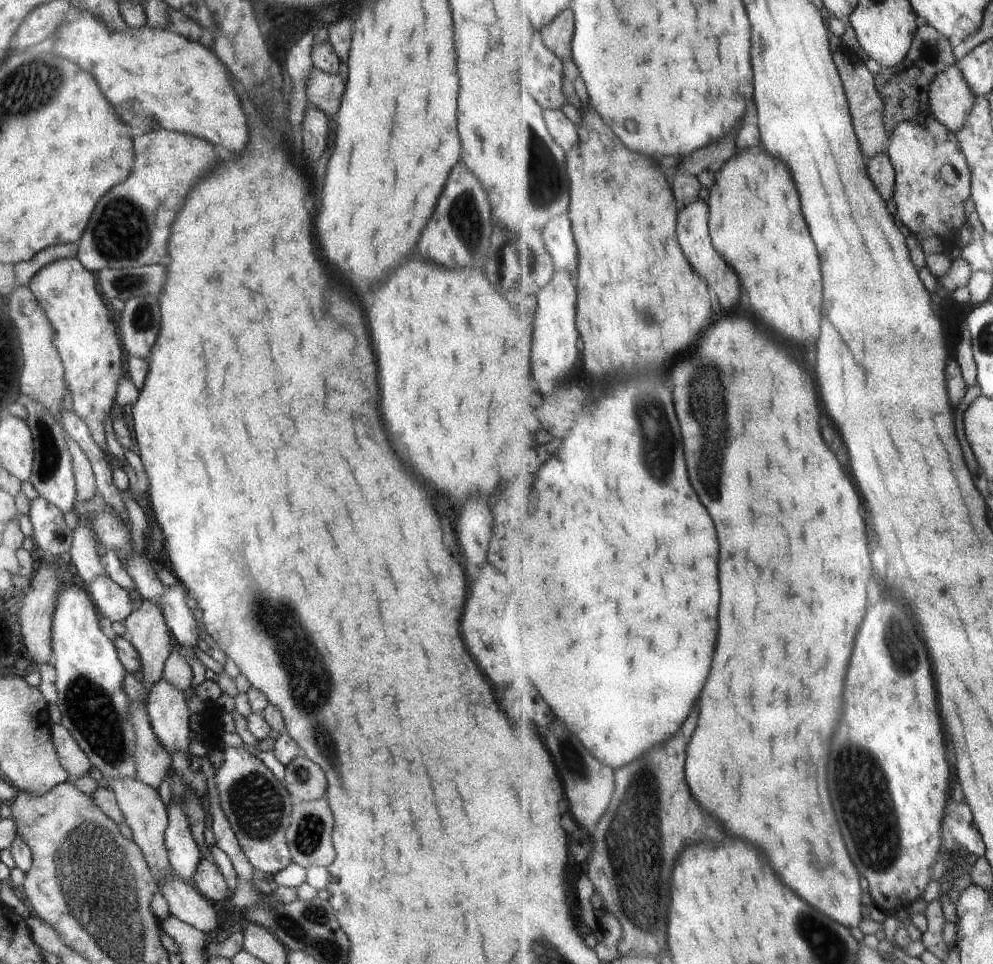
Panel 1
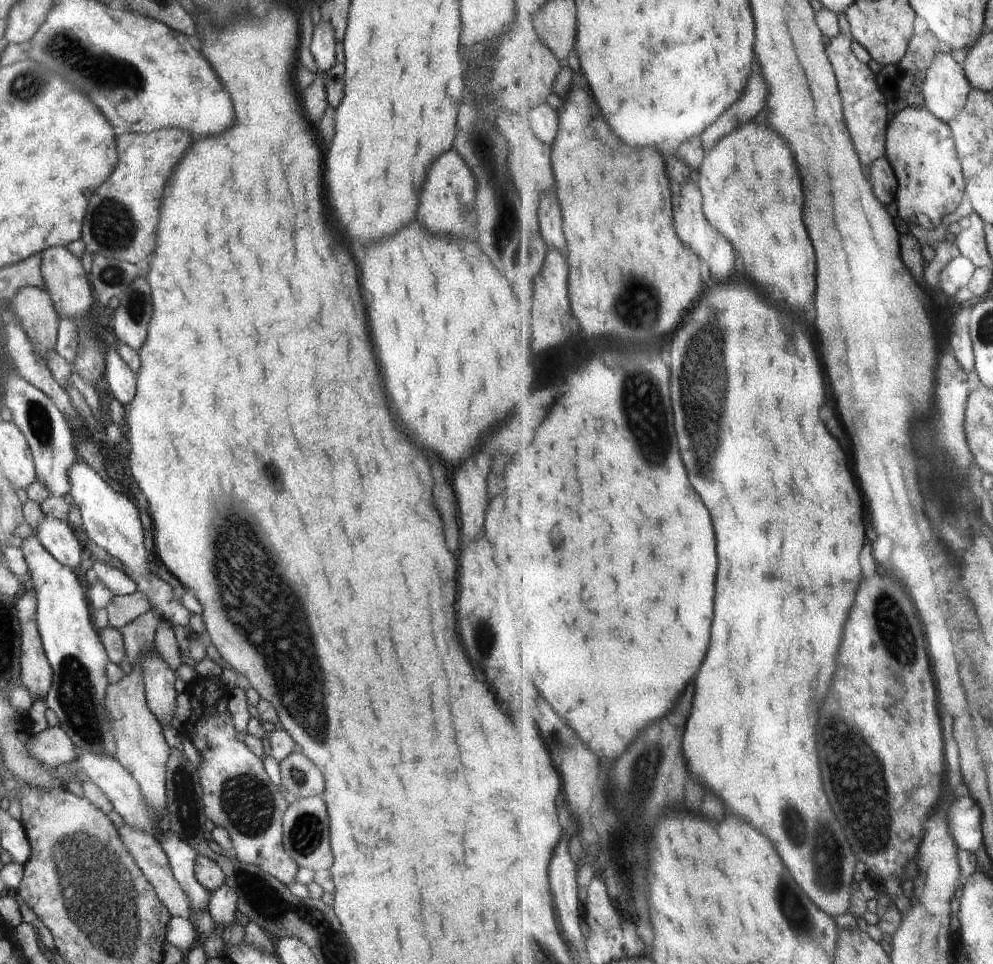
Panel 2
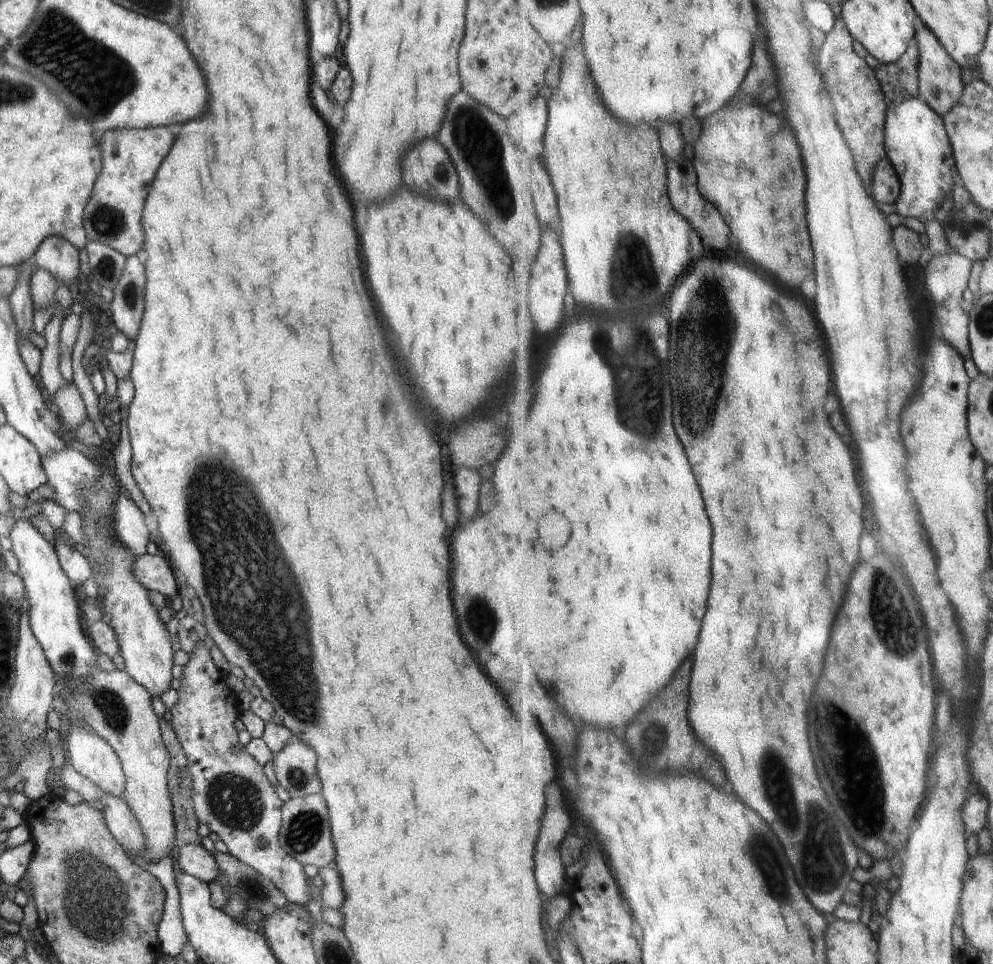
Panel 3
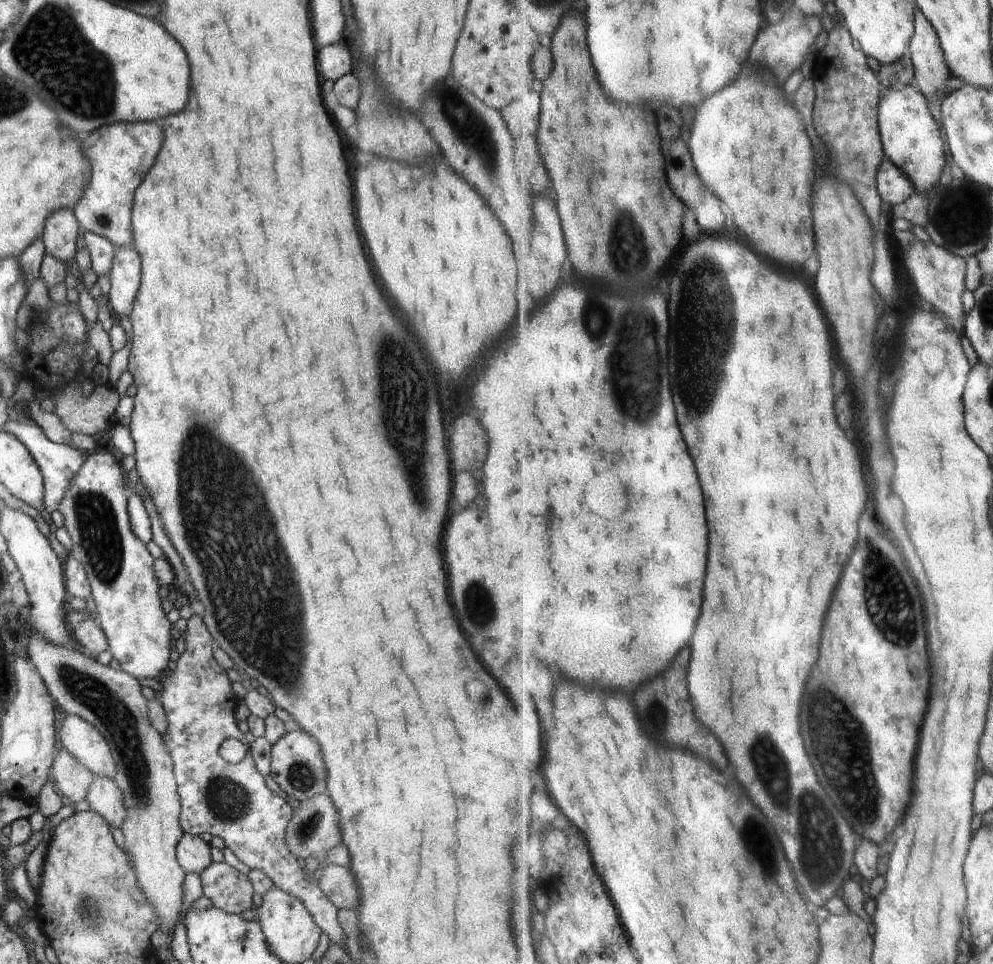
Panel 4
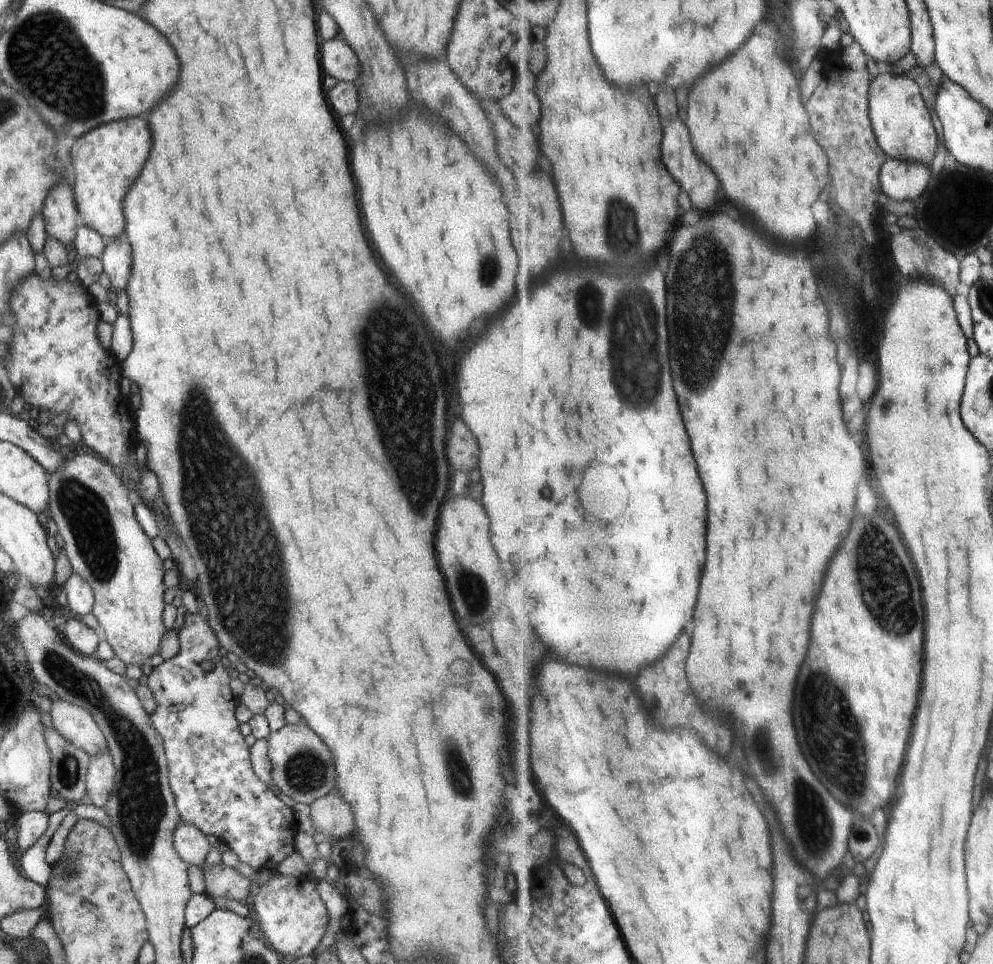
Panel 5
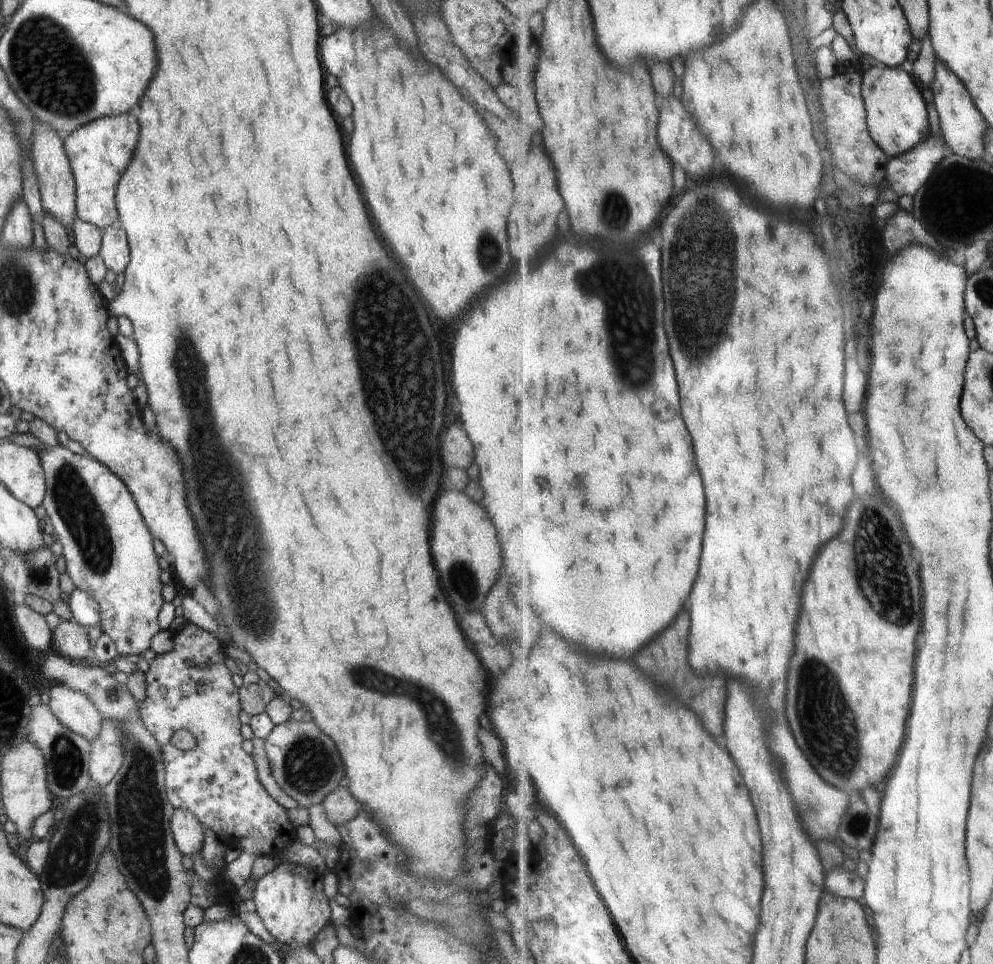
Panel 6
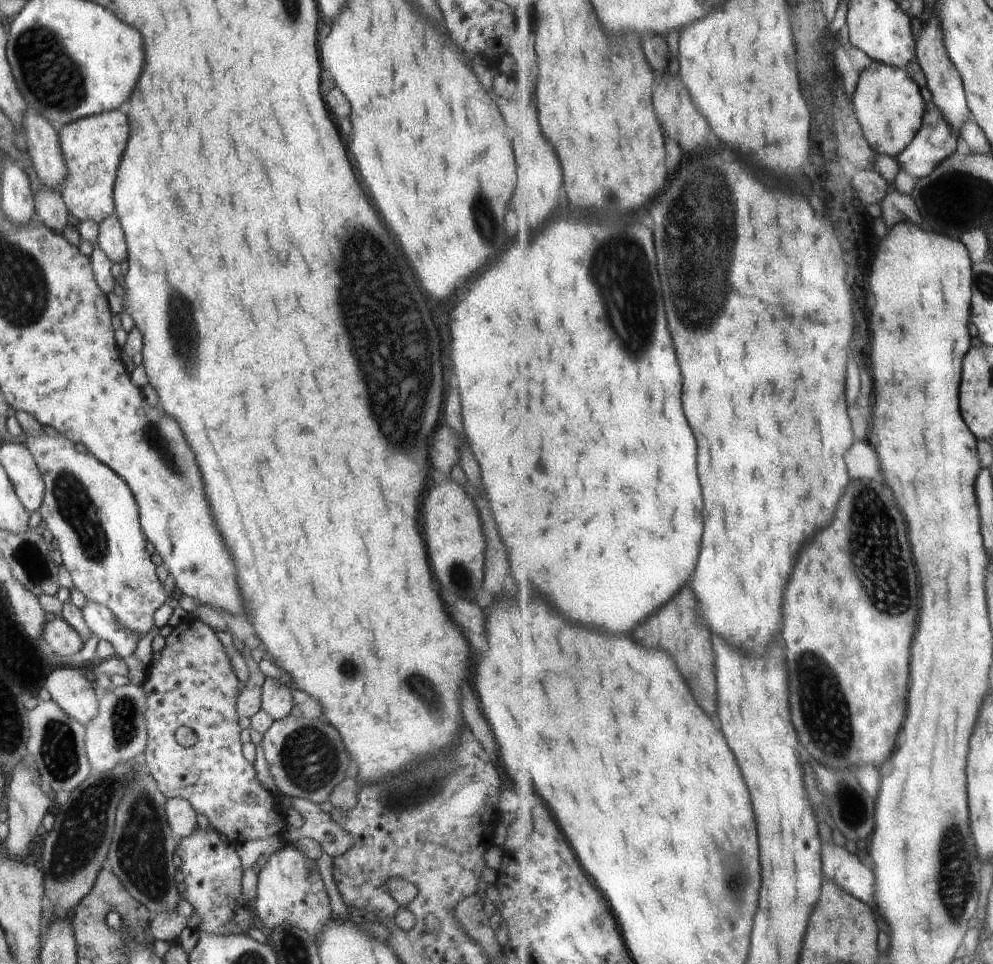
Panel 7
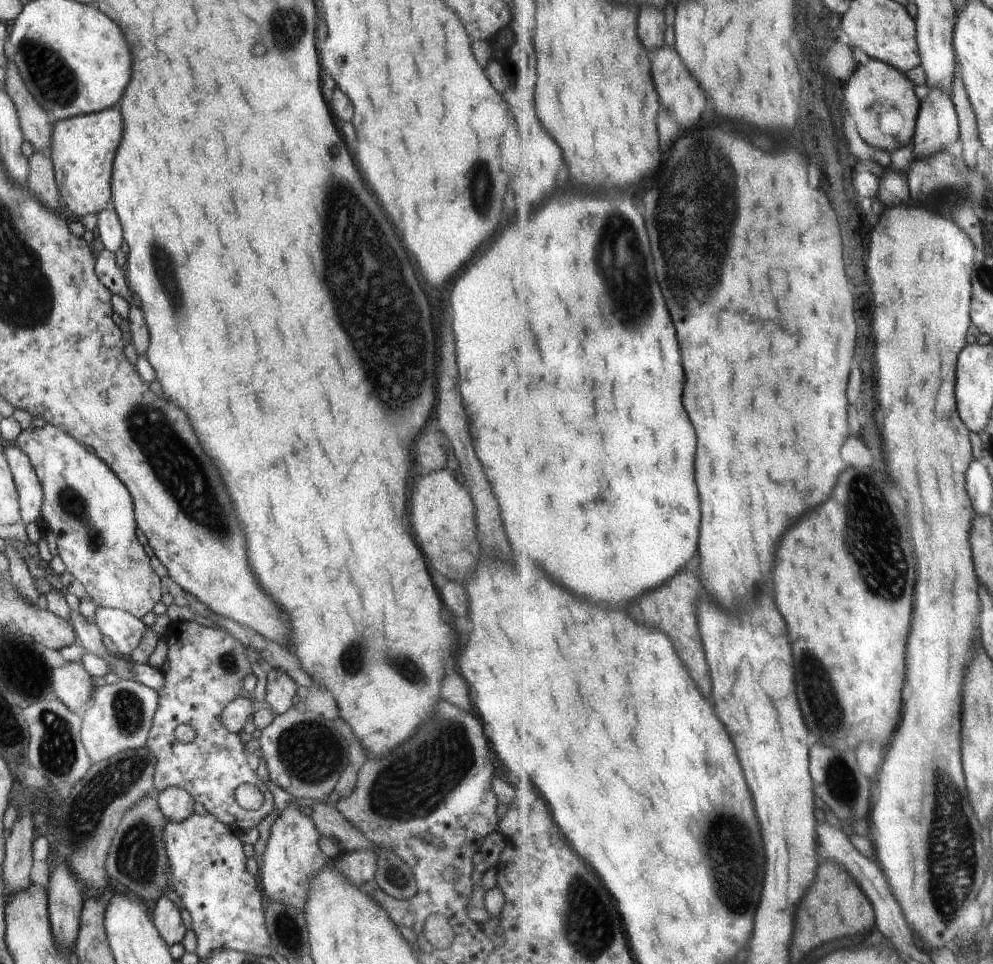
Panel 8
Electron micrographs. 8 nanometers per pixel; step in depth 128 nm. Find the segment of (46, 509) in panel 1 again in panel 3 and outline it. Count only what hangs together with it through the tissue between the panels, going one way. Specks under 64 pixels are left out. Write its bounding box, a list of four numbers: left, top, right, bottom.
[54,542,92,587]

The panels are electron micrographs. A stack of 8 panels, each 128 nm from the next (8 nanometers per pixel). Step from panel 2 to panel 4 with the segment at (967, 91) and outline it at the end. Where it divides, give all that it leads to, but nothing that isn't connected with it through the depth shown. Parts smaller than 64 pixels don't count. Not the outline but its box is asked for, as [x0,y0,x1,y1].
[910,8,954,103]

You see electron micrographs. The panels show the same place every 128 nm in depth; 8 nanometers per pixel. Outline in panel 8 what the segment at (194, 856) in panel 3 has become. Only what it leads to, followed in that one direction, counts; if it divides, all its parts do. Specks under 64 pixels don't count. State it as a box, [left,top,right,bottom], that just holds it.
[156,787,195,823]

